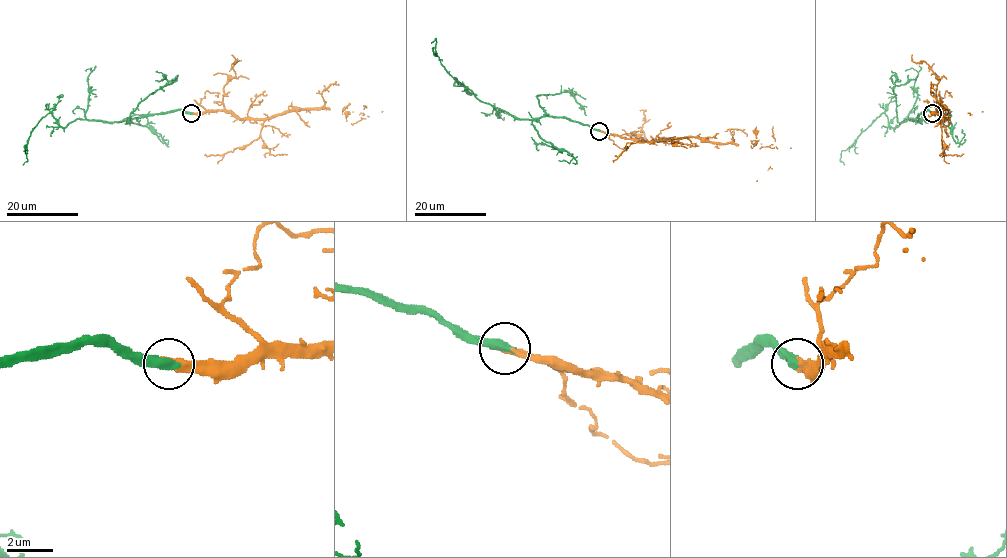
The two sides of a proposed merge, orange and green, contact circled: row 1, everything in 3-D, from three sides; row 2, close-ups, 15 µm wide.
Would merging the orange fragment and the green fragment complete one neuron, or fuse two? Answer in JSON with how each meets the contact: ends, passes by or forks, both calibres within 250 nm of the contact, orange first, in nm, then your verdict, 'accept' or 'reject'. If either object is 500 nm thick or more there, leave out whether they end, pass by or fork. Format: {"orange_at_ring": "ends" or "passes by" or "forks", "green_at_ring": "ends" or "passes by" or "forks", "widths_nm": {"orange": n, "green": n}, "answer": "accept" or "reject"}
{"orange_at_ring": "ends", "green_at_ring": "ends", "widths_nm": {"orange": 280, "green": 460}, "answer": "accept"}

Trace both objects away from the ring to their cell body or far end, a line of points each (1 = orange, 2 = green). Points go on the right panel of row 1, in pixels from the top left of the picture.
1: (932, 112), (940, 110), (942, 118), (938, 116), (944, 108), (945, 121), (949, 124), (950, 118), (983, 111)
2: (932, 113), (926, 110), (918, 115), (920, 121), (905, 118), (892, 127), (883, 113), (841, 152), (844, 164)

